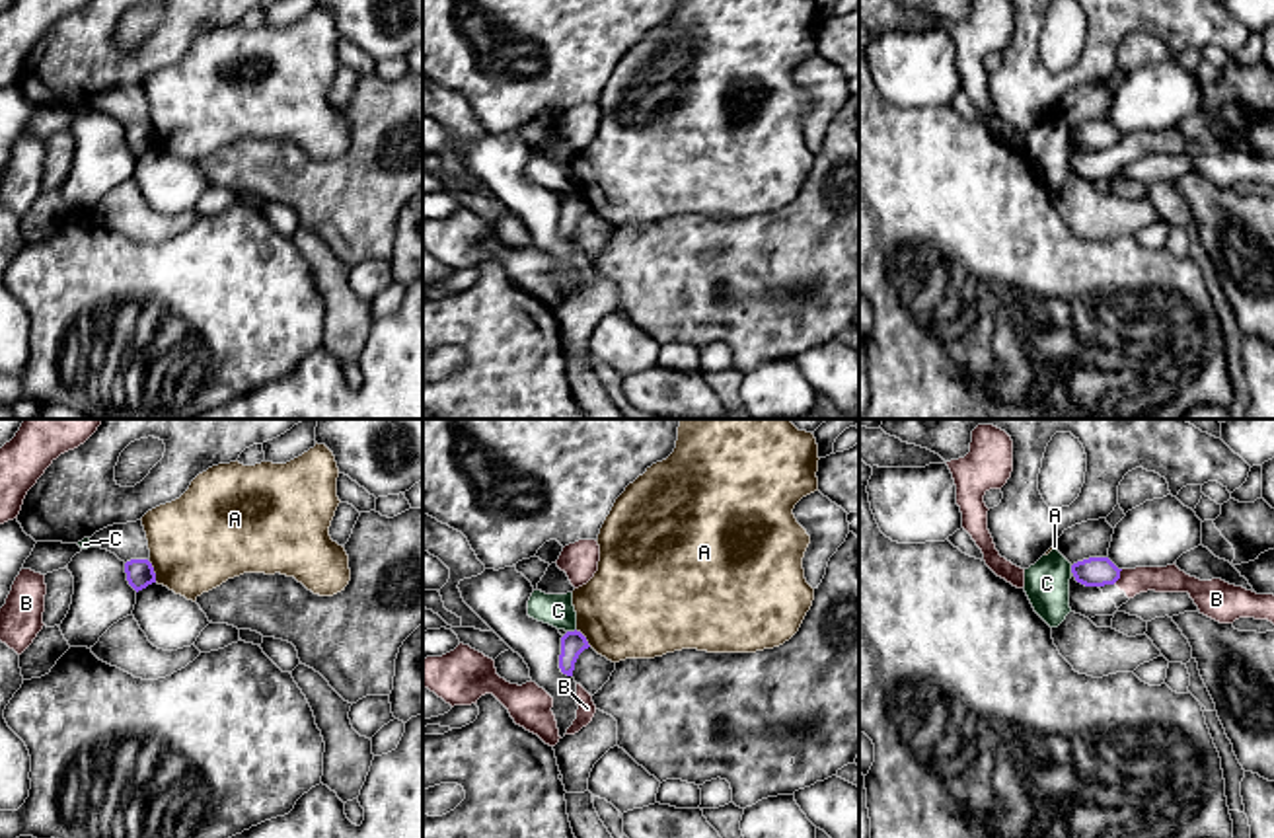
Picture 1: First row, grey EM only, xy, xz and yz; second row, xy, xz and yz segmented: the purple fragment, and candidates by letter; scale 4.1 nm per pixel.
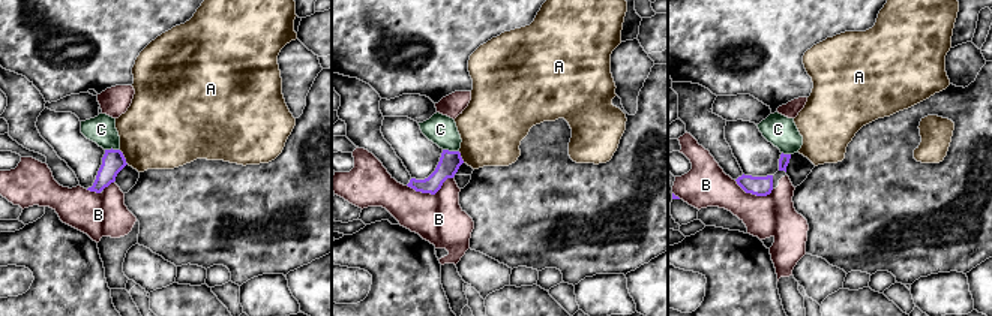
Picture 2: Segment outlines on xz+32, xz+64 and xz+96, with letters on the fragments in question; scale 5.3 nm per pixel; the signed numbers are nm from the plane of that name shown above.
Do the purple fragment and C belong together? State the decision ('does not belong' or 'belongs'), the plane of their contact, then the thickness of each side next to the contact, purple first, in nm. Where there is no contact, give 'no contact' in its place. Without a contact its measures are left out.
does not belong; contact in xz; calibres 100 and 140 nm

